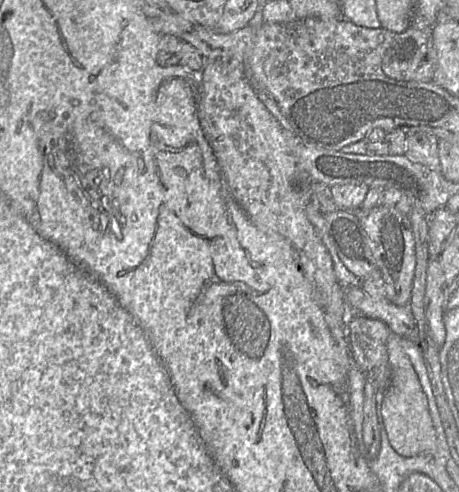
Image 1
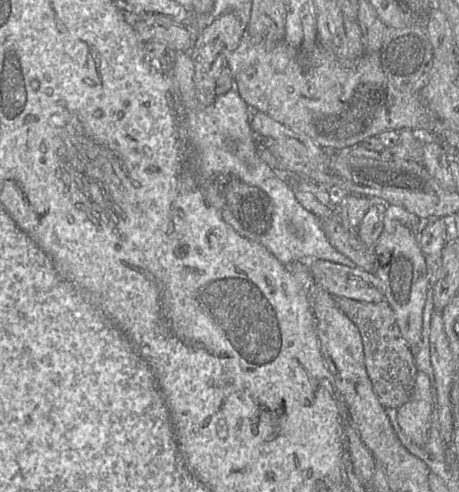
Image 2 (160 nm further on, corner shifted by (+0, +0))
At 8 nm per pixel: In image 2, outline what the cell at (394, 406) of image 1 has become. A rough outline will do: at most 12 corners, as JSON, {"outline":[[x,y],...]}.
{"outline":[[428,373],[417,374],[397,421],[415,443],[426,440],[432,409]]}

